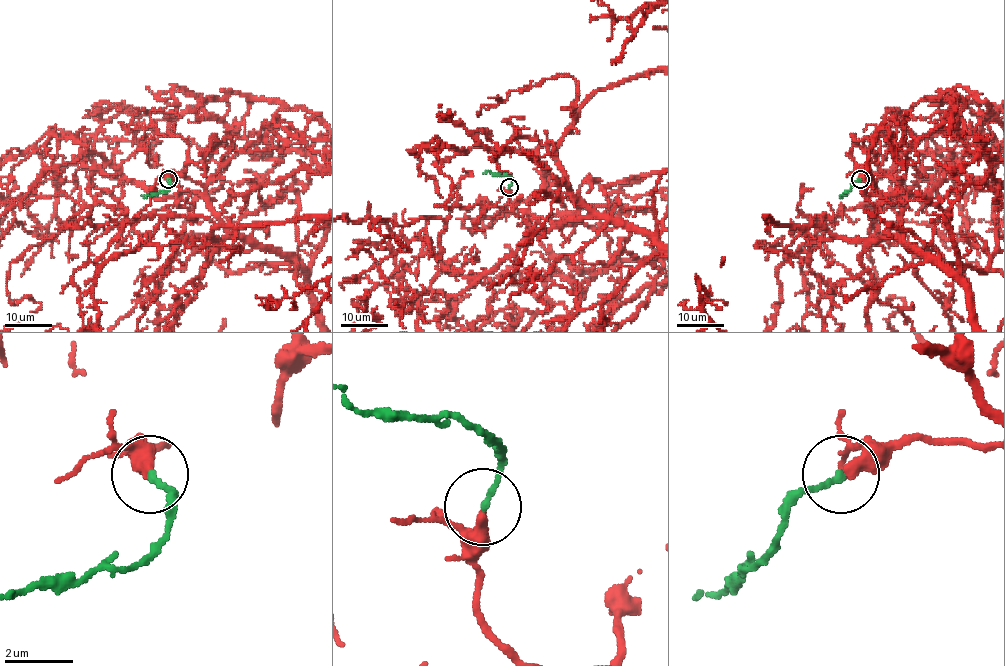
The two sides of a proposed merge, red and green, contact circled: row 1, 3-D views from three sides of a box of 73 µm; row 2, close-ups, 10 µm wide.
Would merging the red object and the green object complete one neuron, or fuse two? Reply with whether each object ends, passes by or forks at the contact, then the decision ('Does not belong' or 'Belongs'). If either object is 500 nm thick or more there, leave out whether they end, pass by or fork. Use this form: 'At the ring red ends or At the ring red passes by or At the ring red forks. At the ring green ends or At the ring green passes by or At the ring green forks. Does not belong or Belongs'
At the ring red ends. At the ring green ends. Belongs

